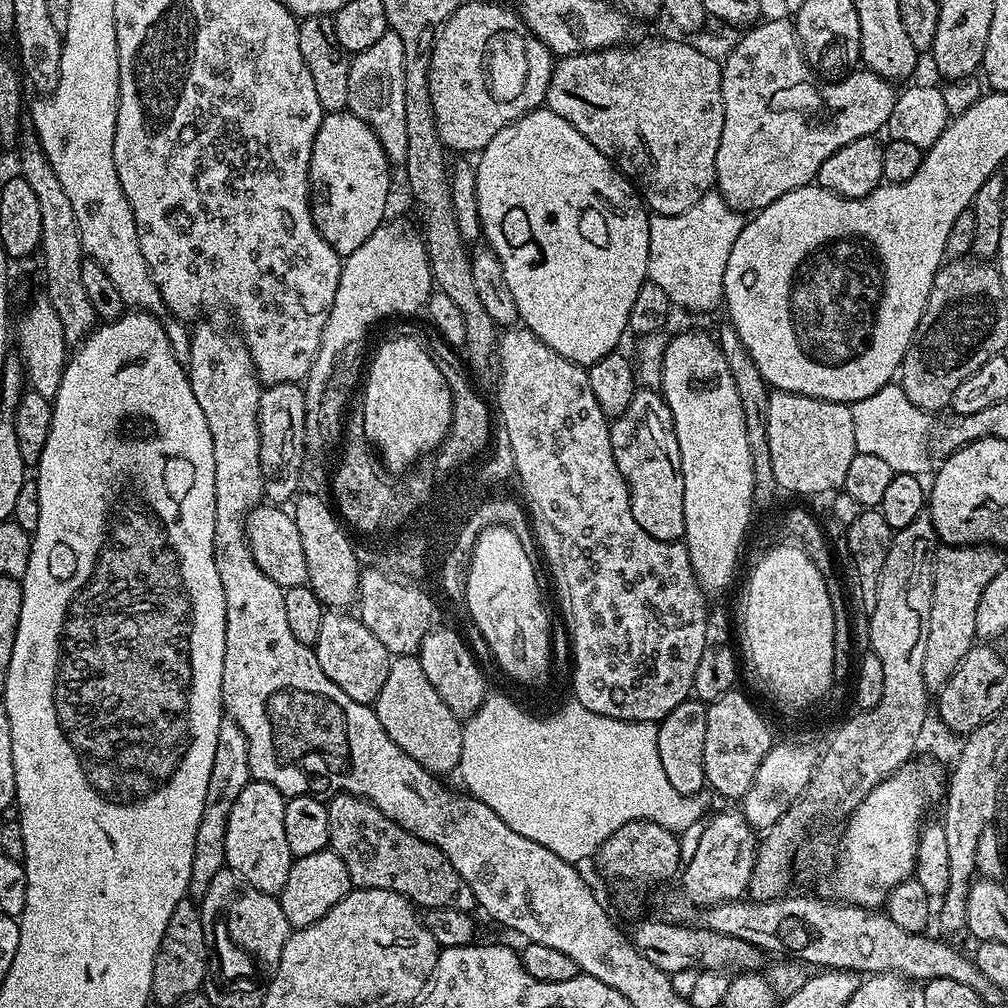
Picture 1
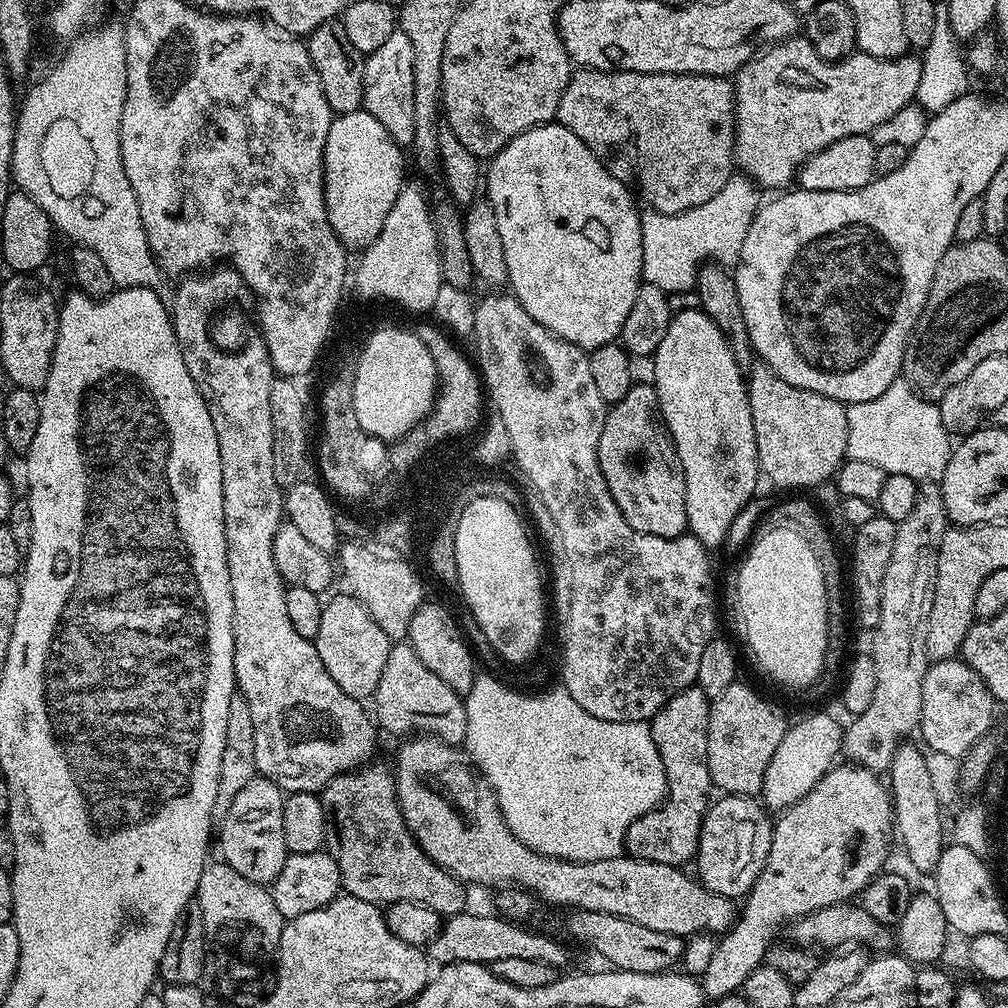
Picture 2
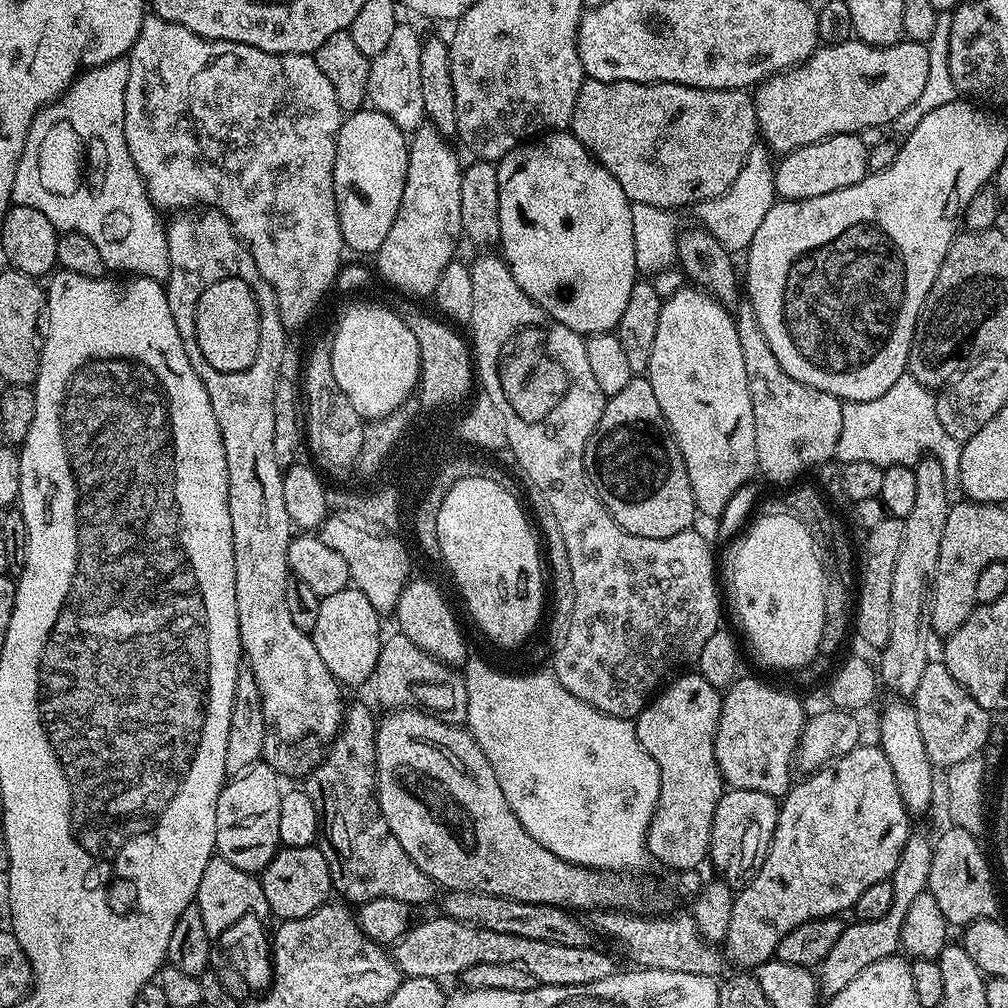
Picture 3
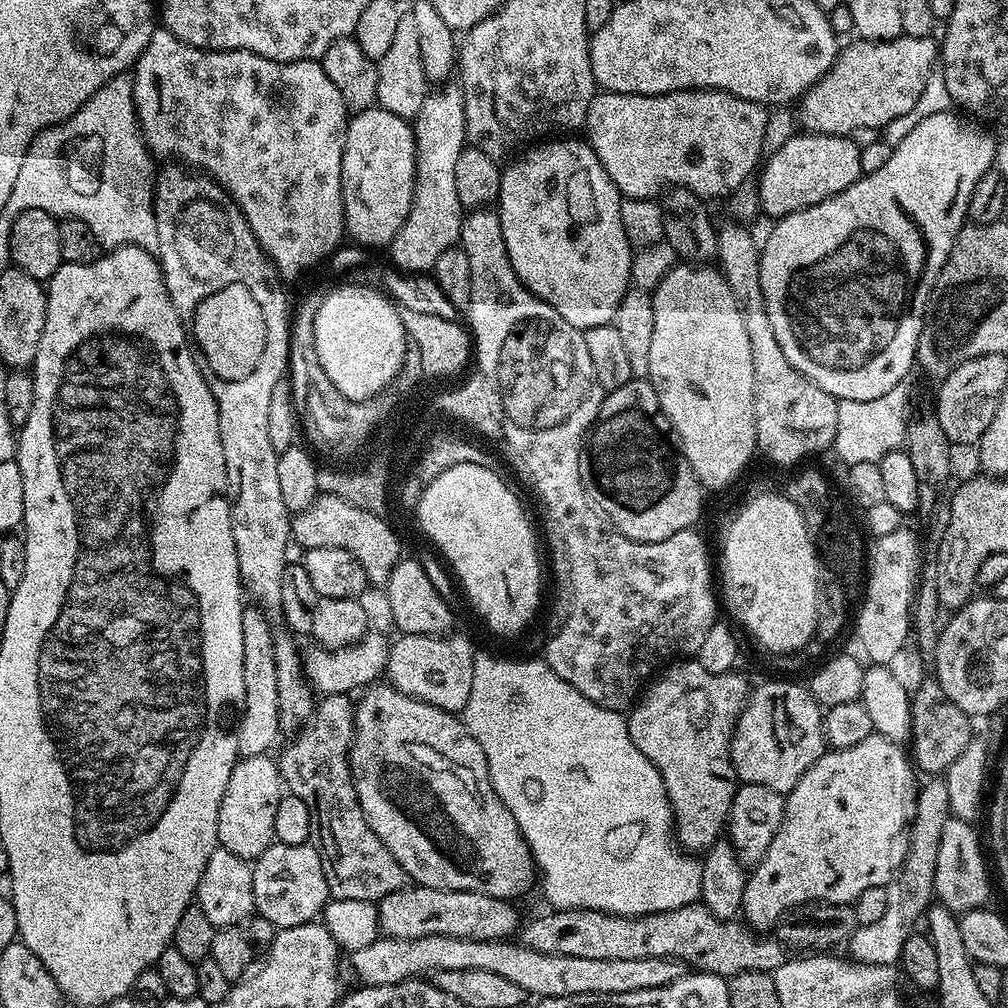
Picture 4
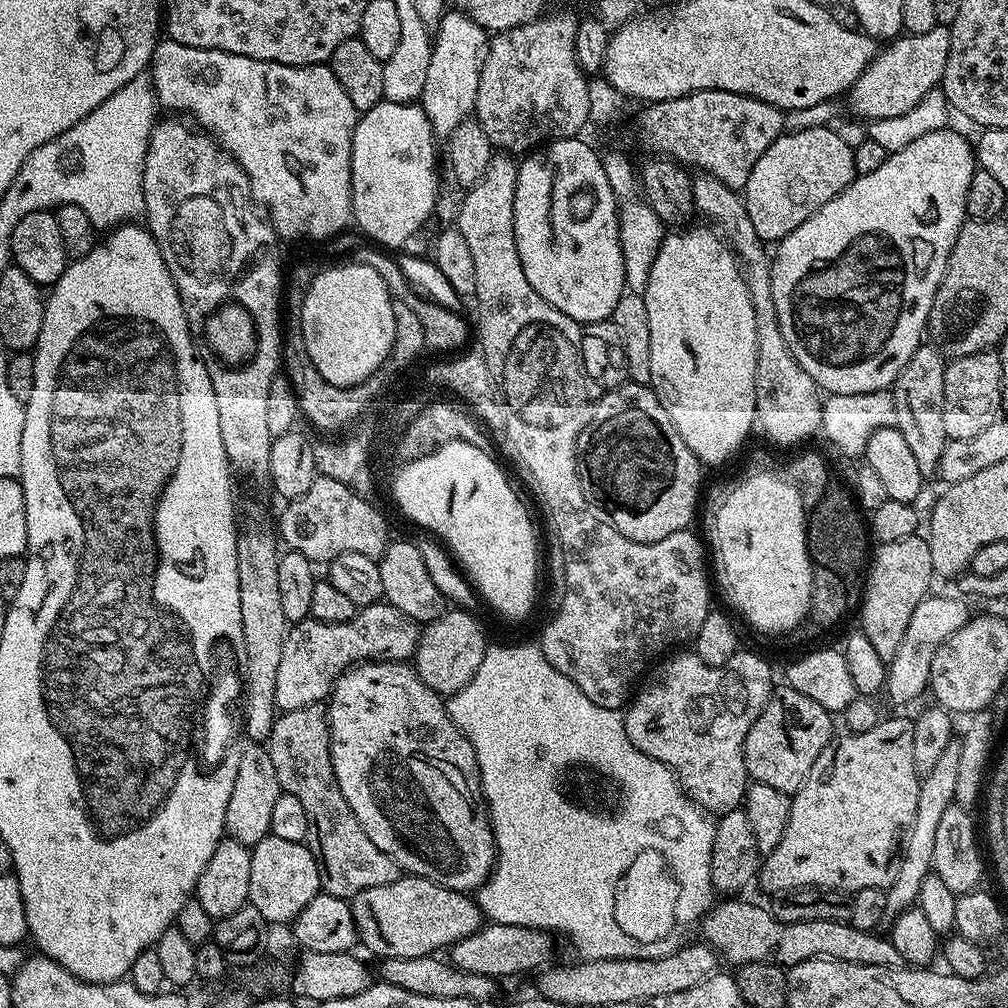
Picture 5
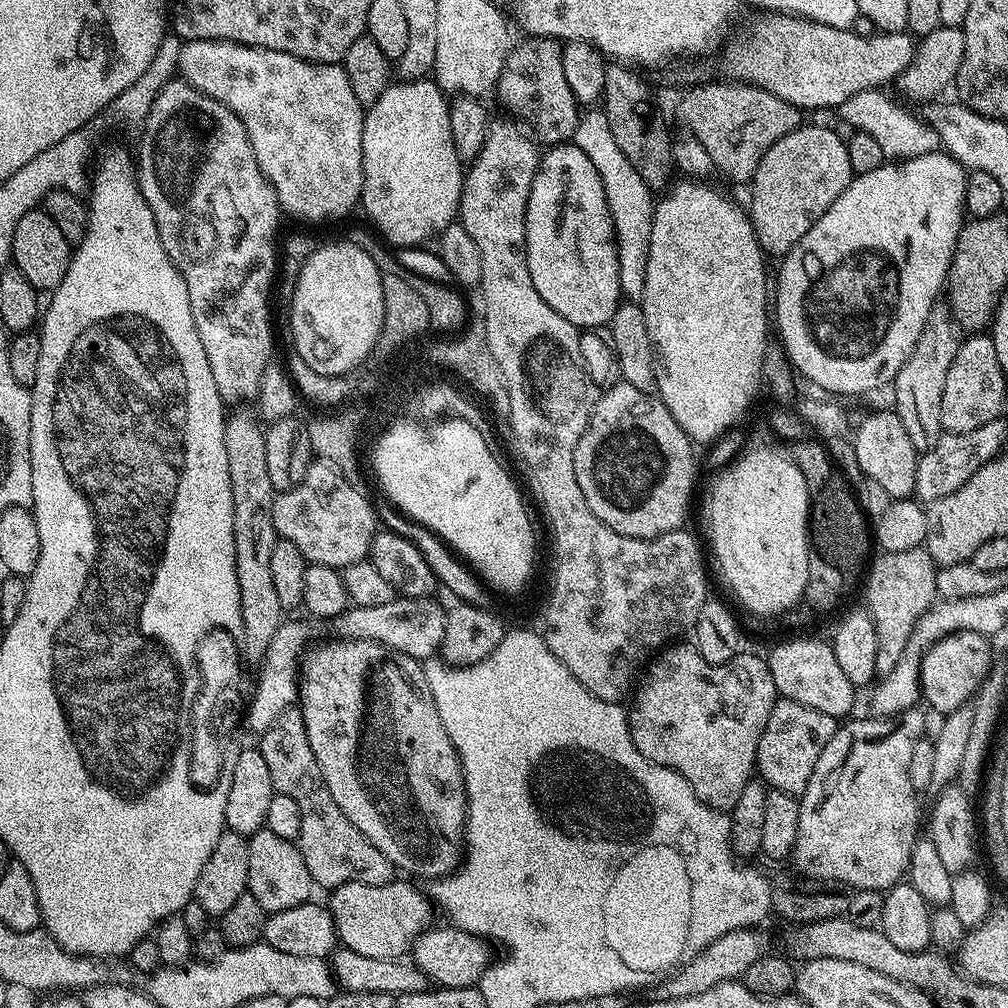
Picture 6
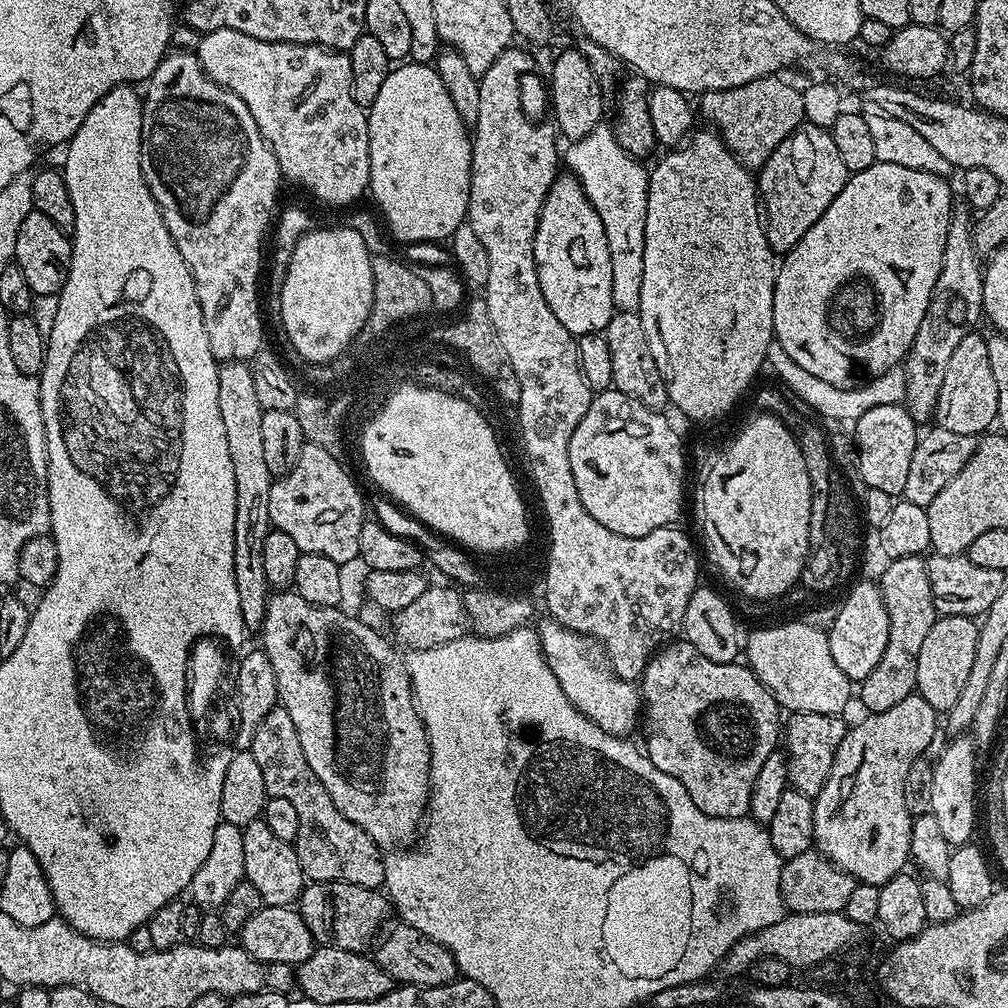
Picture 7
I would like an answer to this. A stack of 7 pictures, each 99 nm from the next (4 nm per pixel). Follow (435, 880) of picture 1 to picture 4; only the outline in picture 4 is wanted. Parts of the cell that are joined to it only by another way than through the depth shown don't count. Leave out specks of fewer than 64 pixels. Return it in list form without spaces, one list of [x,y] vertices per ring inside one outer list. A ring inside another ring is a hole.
[[[339,692],[324,696],[315,705],[312,717],[278,756],[284,788],[293,796],[301,796],[312,812],[312,826],[318,833],[322,871],[326,874],[328,895],[333,900],[358,898],[378,902],[386,894],[409,883],[406,870],[386,850],[382,838],[374,834],[358,802],[352,781],[348,753],[356,732],[356,704],[351,695]]]

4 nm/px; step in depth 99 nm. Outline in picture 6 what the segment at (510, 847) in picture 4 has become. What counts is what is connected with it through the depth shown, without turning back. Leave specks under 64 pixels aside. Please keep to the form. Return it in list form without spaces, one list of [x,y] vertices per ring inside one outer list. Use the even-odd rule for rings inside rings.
[[[331,638],[325,644],[317,648],[309,647],[302,657],[300,666],[300,694],[298,707],[304,725],[306,726],[306,738],[310,738],[310,750],[314,750],[314,758],[322,770],[322,778],[334,794],[334,802],[366,834],[366,838],[375,848],[382,850],[386,858],[391,862],[393,869],[404,872],[413,872],[416,876],[428,876],[427,878],[439,878],[456,871],[466,847],[466,825],[468,822],[468,795],[464,789],[464,768],[460,765],[460,755],[450,742],[450,736],[446,734],[446,726],[442,726],[442,718],[438,718],[438,710],[434,698],[428,693],[428,683],[421,661],[410,658],[406,654],[398,654],[378,642],[369,640],[346,640],[343,638]]]

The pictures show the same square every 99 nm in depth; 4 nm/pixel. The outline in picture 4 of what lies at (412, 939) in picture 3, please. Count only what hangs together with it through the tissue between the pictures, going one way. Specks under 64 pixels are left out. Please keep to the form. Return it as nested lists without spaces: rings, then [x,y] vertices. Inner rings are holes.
[[[427,936],[403,940],[402,938],[378,938],[370,946],[362,946],[362,950],[350,953],[352,968],[360,979],[361,985],[386,986],[397,984],[403,980],[424,978],[429,974],[446,970],[490,970],[490,974],[502,974],[502,978],[522,986],[529,997],[573,996],[574,994],[626,994],[630,990],[648,990],[674,982],[685,975],[685,965],[679,960],[670,958],[574,958],[566,954],[542,954],[538,950],[530,950],[526,945],[507,940],[467,940],[466,938],[450,938],[449,936]]]

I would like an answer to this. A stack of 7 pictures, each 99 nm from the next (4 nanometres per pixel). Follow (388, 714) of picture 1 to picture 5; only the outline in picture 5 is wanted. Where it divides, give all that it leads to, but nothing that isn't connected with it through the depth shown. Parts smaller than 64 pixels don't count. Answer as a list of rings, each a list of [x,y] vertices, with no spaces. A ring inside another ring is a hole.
[[[446,610],[437,620],[423,625],[420,640],[416,644],[414,667],[418,678],[441,698],[451,698],[466,687],[470,678],[478,674],[484,656],[488,653],[490,639],[474,617],[471,611]]]

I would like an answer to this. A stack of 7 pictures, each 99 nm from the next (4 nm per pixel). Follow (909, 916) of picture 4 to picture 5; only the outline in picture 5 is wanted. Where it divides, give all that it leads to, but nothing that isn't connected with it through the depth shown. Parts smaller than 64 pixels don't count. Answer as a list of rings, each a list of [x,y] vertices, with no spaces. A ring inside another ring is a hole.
[[[953,738],[950,746],[938,758],[937,764],[930,769],[920,781],[918,790],[918,810],[914,810],[912,825],[908,827],[904,837],[904,846],[898,857],[898,874],[894,874],[893,884],[888,885],[886,891],[886,910],[888,916],[895,918],[919,901],[922,882],[933,875],[932,863],[934,862],[934,842],[938,831],[938,822],[942,813],[954,802],[954,789],[958,778],[958,758],[962,754],[960,740]]]

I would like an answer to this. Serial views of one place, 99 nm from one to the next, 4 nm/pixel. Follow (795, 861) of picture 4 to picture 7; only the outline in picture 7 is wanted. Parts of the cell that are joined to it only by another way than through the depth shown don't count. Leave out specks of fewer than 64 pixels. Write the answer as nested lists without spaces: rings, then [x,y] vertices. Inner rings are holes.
[[[913,694],[902,698],[890,710],[874,712],[863,717],[844,733],[834,754],[834,762],[824,785],[812,801],[814,828],[812,843],[815,851],[822,853],[834,866],[846,870],[861,884],[885,884],[890,878],[905,871],[910,860],[910,830],[913,817],[906,810],[904,787],[910,766],[925,755],[936,736],[938,714],[926,698]]]

